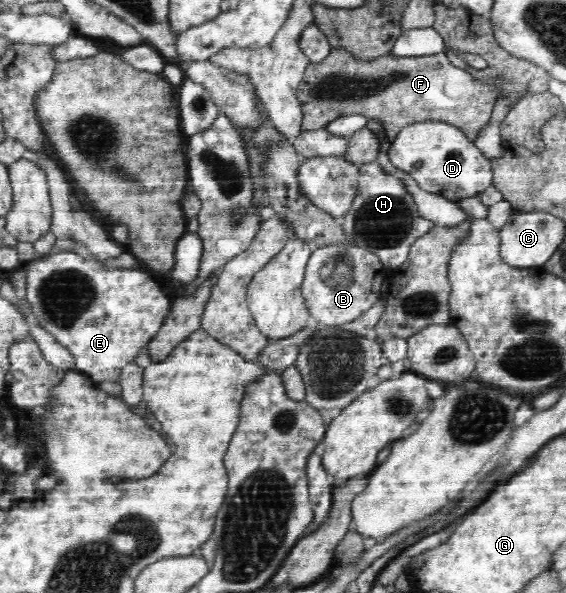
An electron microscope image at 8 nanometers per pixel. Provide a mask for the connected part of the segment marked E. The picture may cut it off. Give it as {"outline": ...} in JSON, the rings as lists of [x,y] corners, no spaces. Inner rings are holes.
{"outline":[[[69,250],[26,263],[25,295],[31,305],[31,319],[49,331],[61,346],[73,354],[75,370],[95,384],[109,380],[117,382],[123,368],[134,362],[143,346],[160,331],[165,316],[169,315],[170,302],[159,281],[141,269],[112,268],[97,257],[83,257]]]}

